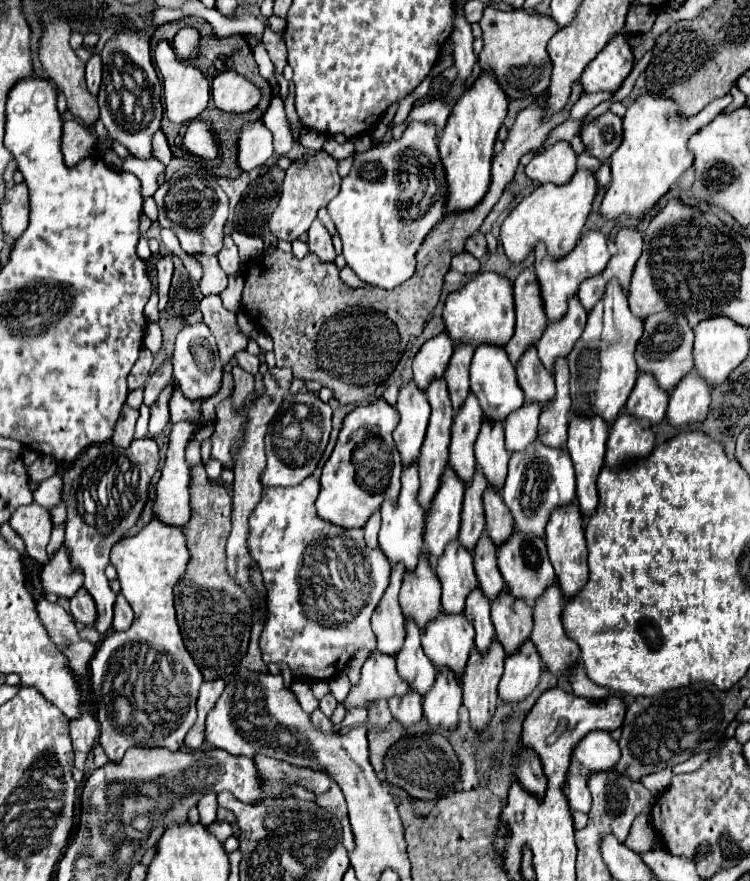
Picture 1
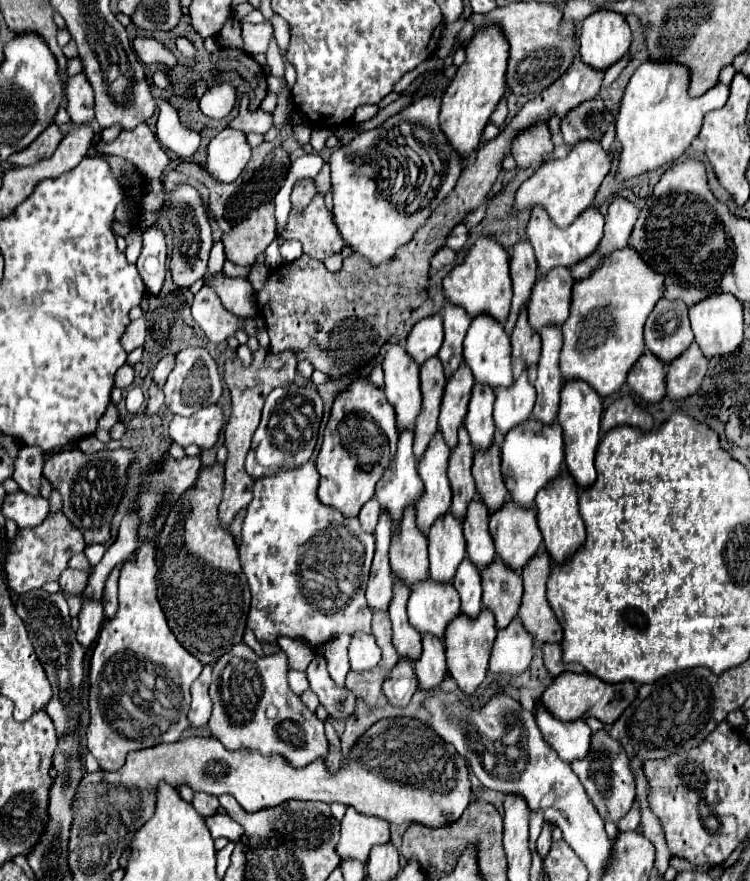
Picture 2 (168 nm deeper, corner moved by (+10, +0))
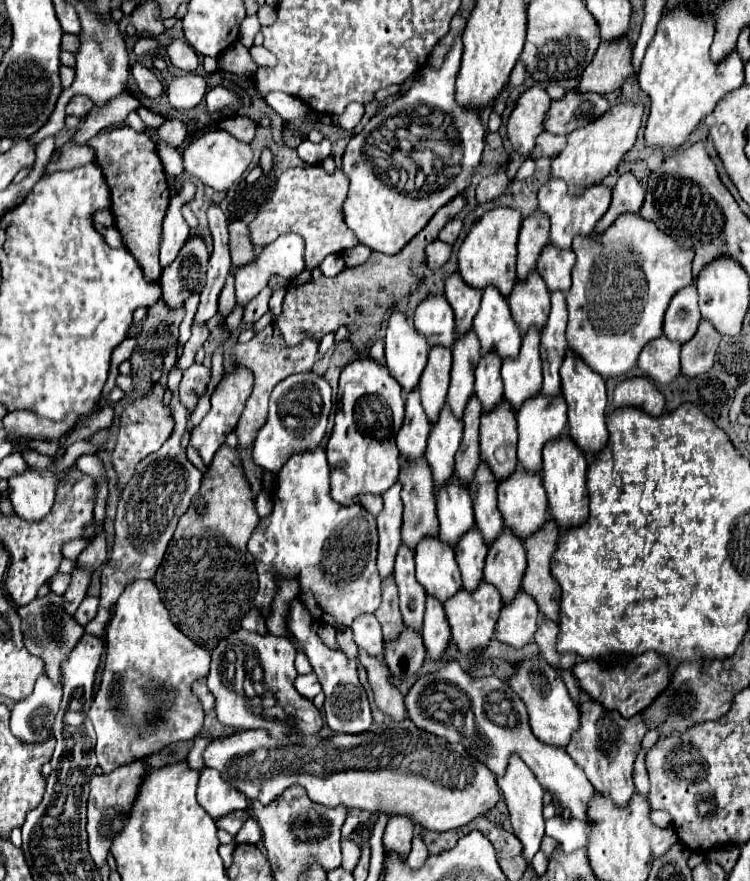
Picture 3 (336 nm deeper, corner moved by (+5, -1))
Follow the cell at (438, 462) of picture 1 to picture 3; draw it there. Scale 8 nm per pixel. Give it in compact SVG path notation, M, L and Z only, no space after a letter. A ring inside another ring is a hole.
M431 349L427 367L419 381L421 405L427 413L431 425L439 419L439 409L445 405L447 389L449 389L449 373L451 373L451 349Z

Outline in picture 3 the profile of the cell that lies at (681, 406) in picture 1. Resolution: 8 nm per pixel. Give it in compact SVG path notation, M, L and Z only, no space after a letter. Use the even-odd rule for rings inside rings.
M701 321L695 337L681 347L681 375L691 379L707 373L713 367L719 341L721 337L715 335L715 329L707 321Z

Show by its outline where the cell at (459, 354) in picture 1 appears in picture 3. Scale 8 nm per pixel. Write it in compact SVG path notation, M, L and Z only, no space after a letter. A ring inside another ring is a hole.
M453 273L445 281L445 297L455 311L455 335L463 337L471 331L473 319L479 311L481 293L469 285L463 285L463 281L459 281L459 273Z

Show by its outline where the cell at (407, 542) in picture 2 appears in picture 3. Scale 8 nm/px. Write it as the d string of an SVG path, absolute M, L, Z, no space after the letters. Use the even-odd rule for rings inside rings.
M427 461L419 465L403 465L399 473L403 485L403 527L401 541L409 549L415 549L423 539L439 533L435 515L435 493L431 493L431 473L427 473Z

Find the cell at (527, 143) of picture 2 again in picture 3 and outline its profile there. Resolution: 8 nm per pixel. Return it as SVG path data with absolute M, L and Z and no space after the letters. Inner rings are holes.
M539 87L527 89L517 101L515 111L507 121L507 137L519 155L529 155L535 149L535 139L545 131L545 119L551 107L547 91Z

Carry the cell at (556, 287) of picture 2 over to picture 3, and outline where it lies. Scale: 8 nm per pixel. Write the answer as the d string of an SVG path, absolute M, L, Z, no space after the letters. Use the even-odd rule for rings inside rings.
M547 245L539 255L537 273L543 277L549 293L561 291L567 293L571 289L571 269L575 265L575 253L565 249L551 249Z

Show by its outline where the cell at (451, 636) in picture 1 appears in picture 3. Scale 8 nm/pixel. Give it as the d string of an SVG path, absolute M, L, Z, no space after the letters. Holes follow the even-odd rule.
M437 537L427 539L425 543L421 541L421 547L415 549L415 567L417 581L425 589L425 595L439 603L445 603L463 587L455 553L451 549L443 549Z

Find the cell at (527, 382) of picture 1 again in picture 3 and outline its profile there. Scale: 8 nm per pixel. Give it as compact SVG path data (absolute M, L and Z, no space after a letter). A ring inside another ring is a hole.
M537 271L531 273L531 277L527 277L523 285L515 285L509 297L509 307L521 335L531 327L545 327L549 317L549 293Z

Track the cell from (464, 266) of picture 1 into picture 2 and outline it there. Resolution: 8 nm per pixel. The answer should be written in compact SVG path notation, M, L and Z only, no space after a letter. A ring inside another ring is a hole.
M442 246L434 256L432 256L432 268L436 268L436 270L440 270L440 268L444 268L444 266L448 266L448 264L452 264L454 262L454 258L456 258L456 252L454 250L450 250L448 246Z

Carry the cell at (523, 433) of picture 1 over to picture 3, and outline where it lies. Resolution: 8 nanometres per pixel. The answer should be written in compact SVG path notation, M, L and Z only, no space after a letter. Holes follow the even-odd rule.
M535 329L523 337L519 357L503 361L501 377L505 383L505 401L513 411L517 411L527 399L539 395L543 377L539 359L539 335Z

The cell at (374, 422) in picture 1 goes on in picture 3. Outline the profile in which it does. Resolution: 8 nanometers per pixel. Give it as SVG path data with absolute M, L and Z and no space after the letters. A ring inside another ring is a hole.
M357 359L349 363L339 377L339 407L335 413L335 427L327 443L327 461L331 469L331 497L341 505L353 505L361 495L383 495L399 475L399 451L395 437L403 425L405 399L399 383L387 373L387 367L377 365L373 359Z

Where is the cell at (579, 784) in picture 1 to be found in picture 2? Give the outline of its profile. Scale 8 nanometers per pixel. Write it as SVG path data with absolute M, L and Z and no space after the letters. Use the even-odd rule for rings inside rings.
M546 822L544 828L542 828L542 834L540 834L538 840L536 840L536 852L538 852L538 856L540 856L542 860L544 860L546 852L550 852L550 844L552 844L552 836L550 836L550 832L552 832L552 828L554 828L554 824Z

